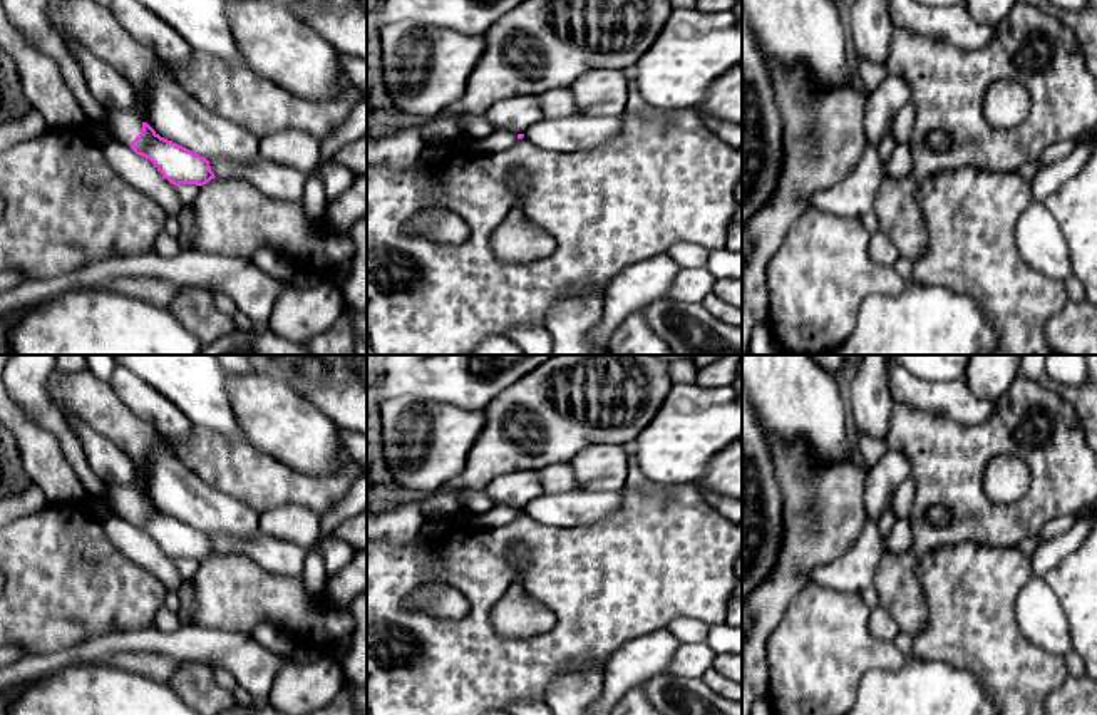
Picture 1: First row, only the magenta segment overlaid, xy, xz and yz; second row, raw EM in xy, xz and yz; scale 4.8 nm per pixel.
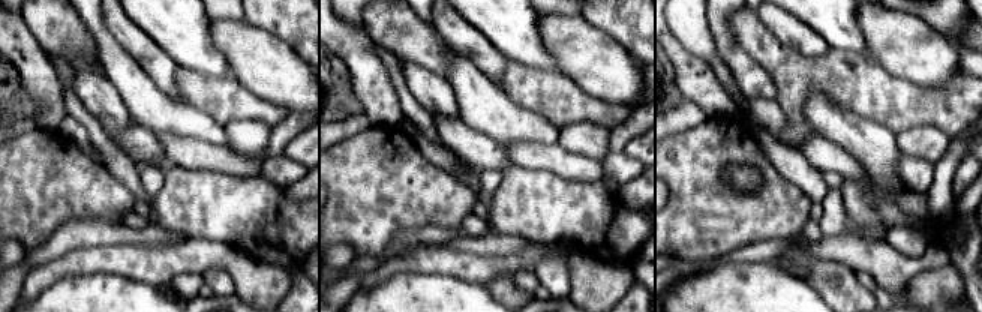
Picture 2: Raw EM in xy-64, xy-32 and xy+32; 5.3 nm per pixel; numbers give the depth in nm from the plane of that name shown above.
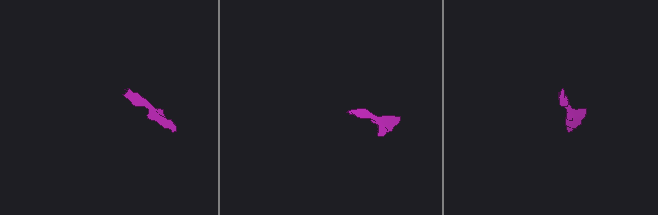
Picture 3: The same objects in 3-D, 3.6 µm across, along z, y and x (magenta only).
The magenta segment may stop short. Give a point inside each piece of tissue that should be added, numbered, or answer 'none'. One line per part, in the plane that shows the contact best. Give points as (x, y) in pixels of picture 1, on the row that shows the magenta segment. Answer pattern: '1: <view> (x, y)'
1: xy (123, 124)

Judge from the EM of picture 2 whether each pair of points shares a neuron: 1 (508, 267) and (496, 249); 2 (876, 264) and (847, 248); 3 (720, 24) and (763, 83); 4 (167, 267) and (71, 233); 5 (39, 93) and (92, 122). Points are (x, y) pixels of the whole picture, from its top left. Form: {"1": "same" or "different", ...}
{"1": "different", "2": "same", "3": "same", "4": "different", "5": "different"}

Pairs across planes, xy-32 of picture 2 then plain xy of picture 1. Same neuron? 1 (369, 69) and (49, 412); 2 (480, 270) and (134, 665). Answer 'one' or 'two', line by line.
1: two
2: one

